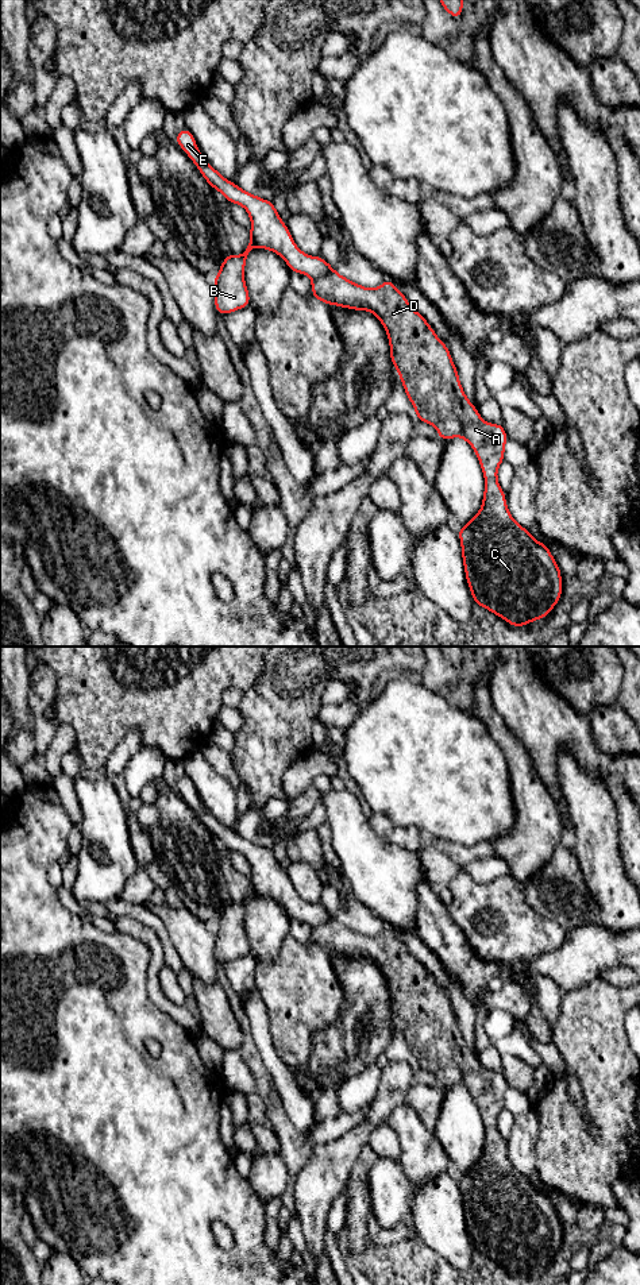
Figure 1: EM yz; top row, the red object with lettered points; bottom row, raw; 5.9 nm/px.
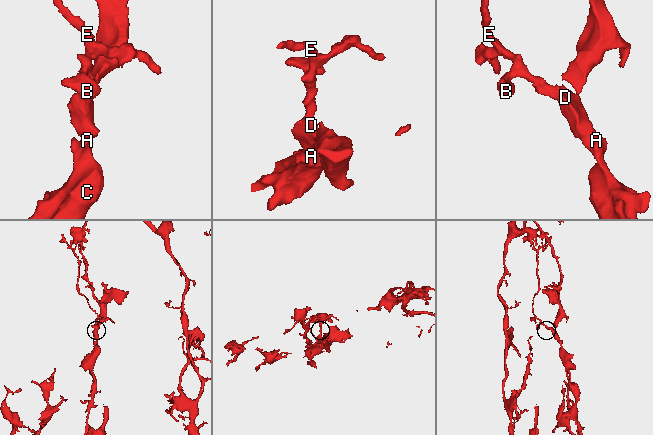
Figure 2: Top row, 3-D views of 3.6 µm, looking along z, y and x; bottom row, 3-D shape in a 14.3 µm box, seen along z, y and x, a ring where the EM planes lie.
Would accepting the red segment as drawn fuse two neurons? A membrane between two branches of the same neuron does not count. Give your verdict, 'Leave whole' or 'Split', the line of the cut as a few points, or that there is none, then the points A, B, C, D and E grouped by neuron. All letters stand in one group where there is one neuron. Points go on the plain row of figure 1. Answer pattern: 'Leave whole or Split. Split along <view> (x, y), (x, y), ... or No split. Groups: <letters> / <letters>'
Split. Split along yz (334, 918), (313, 927). Groups: A C D / B E

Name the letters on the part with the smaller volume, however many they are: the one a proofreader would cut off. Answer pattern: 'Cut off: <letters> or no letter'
Cut off: B, E

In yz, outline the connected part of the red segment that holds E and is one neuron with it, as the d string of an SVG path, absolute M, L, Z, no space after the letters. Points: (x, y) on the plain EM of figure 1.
M182 776L174 788L193 809L212 837L217 837L231 852L242 853L251 867L250 891L246 899L242 903L227 903L213 926L217 961L228 962L251 952L244 930L244 914L252 896L274 899L285 907L293 921L306 922L312 927L329 923L334 919L325 907L306 903L296 894L288 875L278 864L274 850L243 838L215 818L203 806L190 777Z

